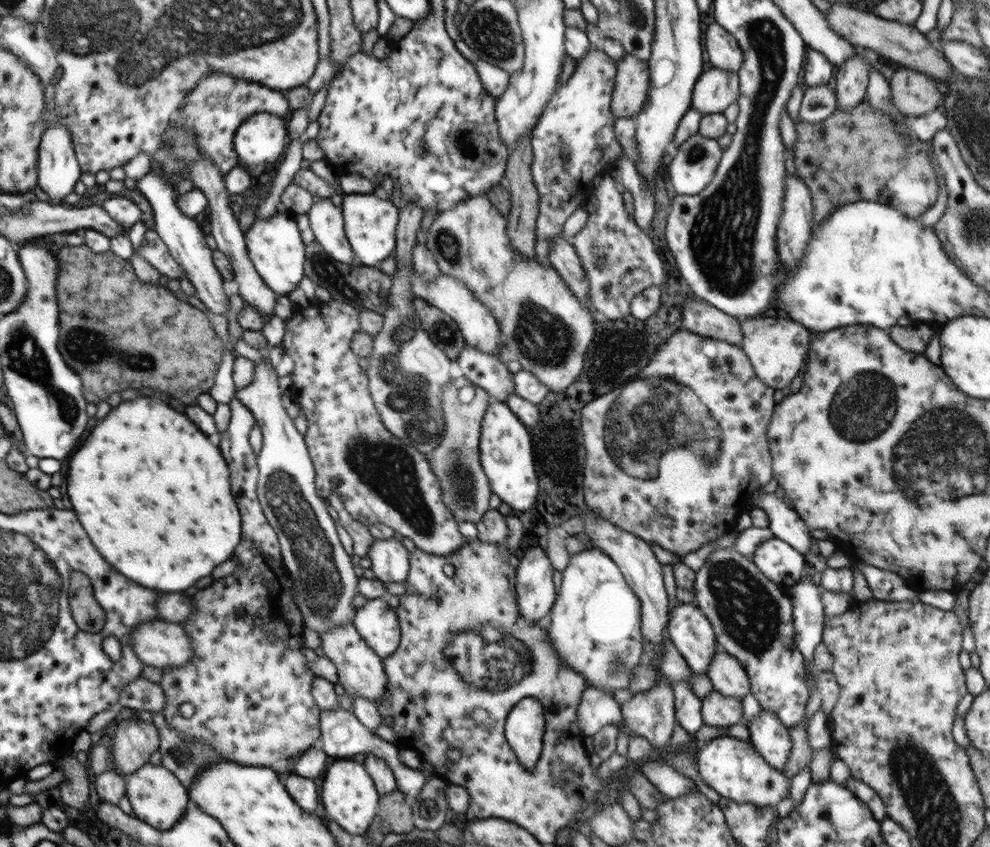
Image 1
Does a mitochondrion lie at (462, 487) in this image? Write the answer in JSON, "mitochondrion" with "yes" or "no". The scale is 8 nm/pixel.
{"mitochondrion":"yes"}

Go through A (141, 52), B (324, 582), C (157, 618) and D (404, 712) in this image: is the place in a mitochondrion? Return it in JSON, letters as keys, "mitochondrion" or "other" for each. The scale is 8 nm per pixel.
{"A":"mitochondrion","B":"mitochondrion","C":"other","D":"other"}

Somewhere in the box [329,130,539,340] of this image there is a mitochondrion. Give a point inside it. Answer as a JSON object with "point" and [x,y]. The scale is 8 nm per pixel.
{"point":[446,241]}

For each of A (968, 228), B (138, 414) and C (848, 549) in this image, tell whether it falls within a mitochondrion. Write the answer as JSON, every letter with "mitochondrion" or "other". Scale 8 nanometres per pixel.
{"A":"mitochondrion","B":"other","C":"other"}

